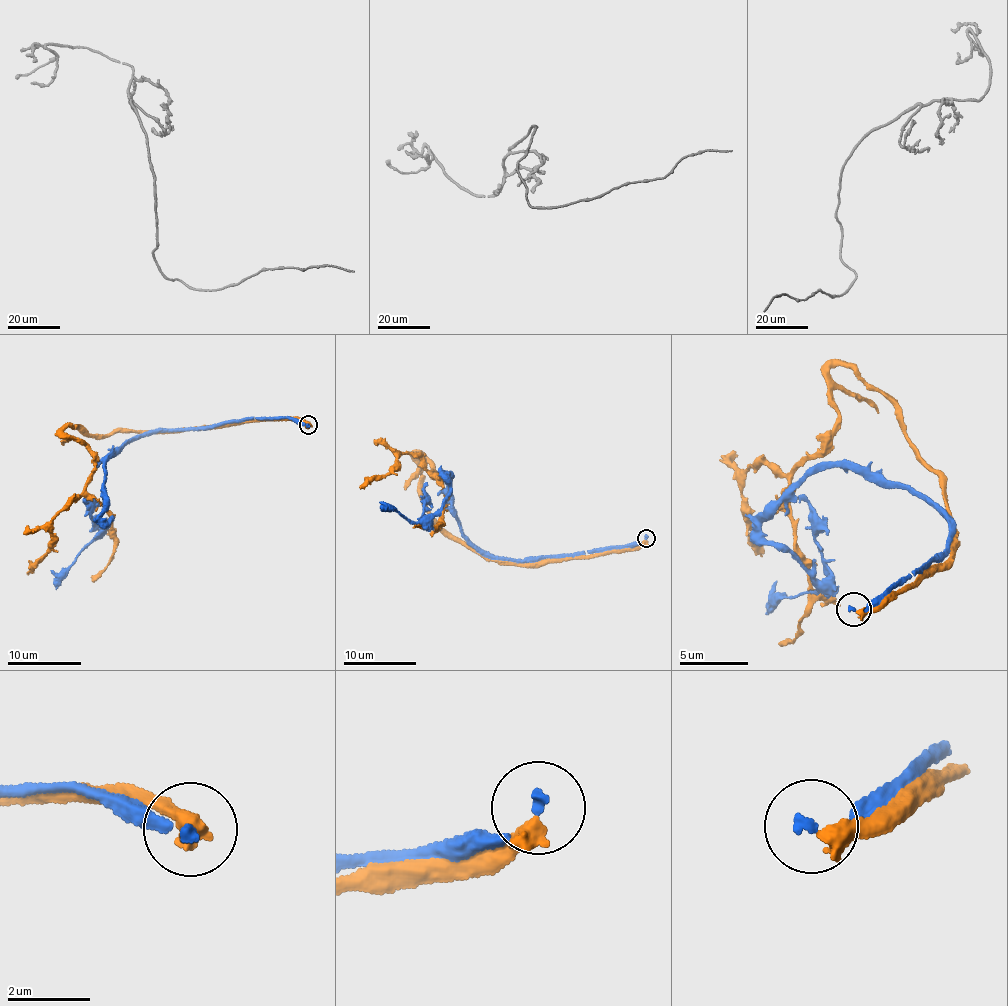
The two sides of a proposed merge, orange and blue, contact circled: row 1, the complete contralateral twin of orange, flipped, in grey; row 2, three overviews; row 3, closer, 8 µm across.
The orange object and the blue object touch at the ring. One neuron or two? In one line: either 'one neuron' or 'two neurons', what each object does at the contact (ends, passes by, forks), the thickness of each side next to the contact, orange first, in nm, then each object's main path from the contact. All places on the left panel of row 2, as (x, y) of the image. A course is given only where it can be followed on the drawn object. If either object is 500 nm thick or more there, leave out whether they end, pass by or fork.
two neurons | orange ends | blue ends | 480/180 nm | orange via (308, 424), (101, 438), (69, 426), (94, 464), (87, 494), (111, 515), (113, 559), (93, 582) | blue via (307, 425), (244, 418), (160, 428), (126, 443), (104, 466), (102, 518), (111, 520), (55, 589)

